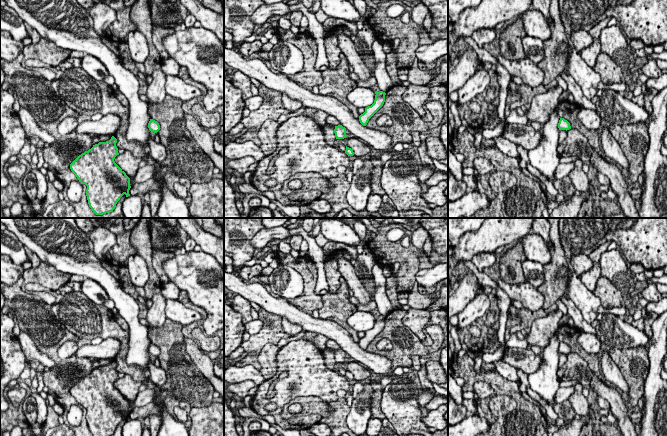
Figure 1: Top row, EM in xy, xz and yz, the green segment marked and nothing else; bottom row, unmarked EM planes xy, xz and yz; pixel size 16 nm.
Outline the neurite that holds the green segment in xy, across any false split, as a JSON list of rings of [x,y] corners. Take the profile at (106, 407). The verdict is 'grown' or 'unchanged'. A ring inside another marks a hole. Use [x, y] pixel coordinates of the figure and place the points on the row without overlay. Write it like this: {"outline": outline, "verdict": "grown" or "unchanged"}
{"outline": [[[117,363],[99,366],[79,379],[70,393],[87,410],[86,420],[93,436],[112,436],[125,418],[130,420],[130,402],[115,387],[118,377]]], "verdict": "unchanged"}

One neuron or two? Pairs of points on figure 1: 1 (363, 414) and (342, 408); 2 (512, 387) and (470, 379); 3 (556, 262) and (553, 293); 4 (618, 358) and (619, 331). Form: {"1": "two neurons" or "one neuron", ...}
{"1": "two neurons", "2": "one neuron", "3": "one neuron", "4": "two neurons"}

